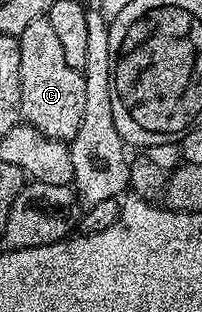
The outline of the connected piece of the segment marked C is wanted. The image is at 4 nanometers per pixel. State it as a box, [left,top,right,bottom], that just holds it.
[19,16,86,142]

